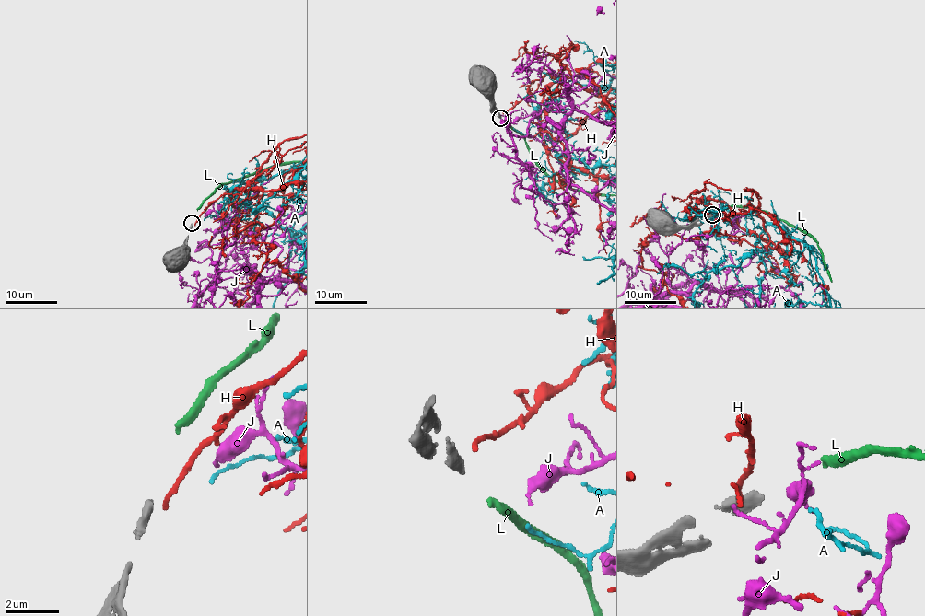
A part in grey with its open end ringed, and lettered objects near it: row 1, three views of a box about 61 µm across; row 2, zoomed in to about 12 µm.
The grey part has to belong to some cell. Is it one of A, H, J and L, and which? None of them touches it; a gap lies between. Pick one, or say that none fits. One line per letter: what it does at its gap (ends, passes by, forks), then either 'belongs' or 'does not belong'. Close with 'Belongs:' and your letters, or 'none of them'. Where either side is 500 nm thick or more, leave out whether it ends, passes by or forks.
A: it ends; does not belong
H: it ends; does not belong
J: it ends; does not belong
L: it ends; belongs
Belongs: L

